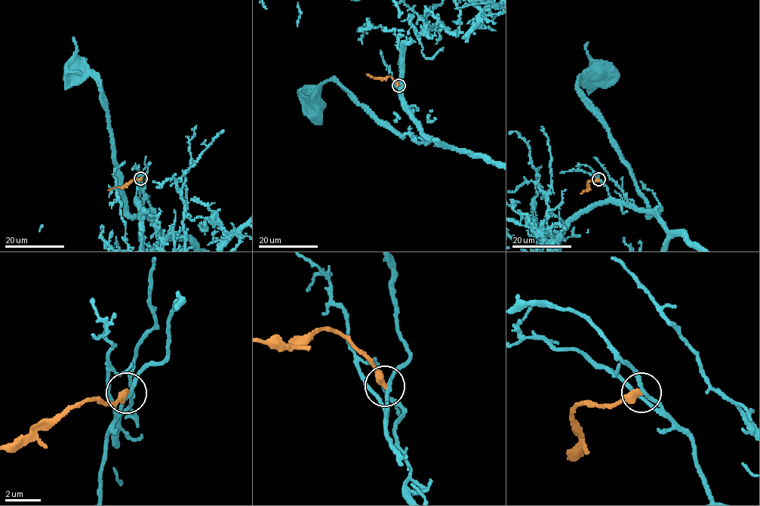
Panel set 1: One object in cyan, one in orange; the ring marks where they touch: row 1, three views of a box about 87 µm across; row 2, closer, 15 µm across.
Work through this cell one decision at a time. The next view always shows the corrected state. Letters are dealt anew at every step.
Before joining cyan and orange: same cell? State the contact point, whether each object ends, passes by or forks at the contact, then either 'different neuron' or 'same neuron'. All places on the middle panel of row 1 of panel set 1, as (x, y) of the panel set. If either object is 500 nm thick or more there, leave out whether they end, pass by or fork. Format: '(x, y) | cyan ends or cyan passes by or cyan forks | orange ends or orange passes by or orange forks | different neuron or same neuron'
(398, 85) | cyan passes by | orange ends | different neuron

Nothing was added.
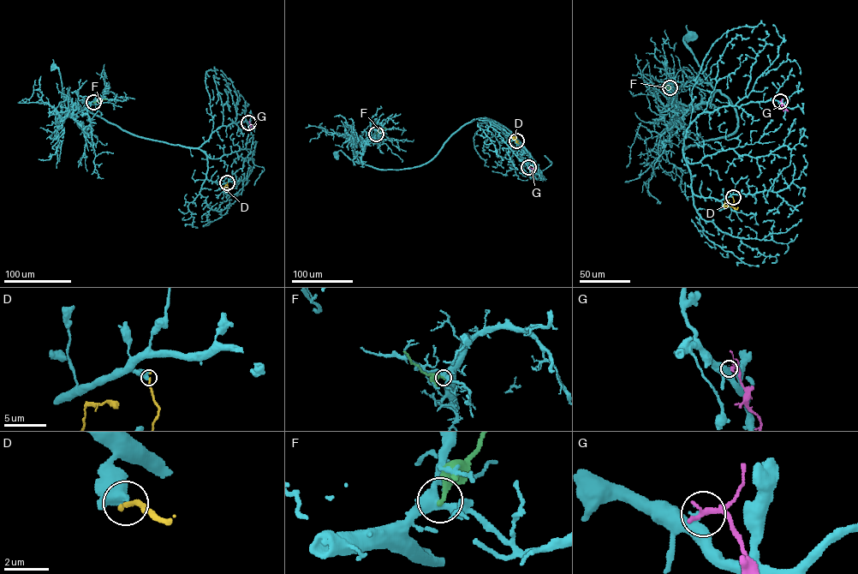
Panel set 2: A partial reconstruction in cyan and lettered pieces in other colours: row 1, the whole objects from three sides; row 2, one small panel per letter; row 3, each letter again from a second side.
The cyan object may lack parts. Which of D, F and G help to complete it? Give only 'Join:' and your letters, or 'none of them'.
Join: none of them

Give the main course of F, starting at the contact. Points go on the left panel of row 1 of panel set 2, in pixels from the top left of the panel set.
F: (93, 102), (106, 98)

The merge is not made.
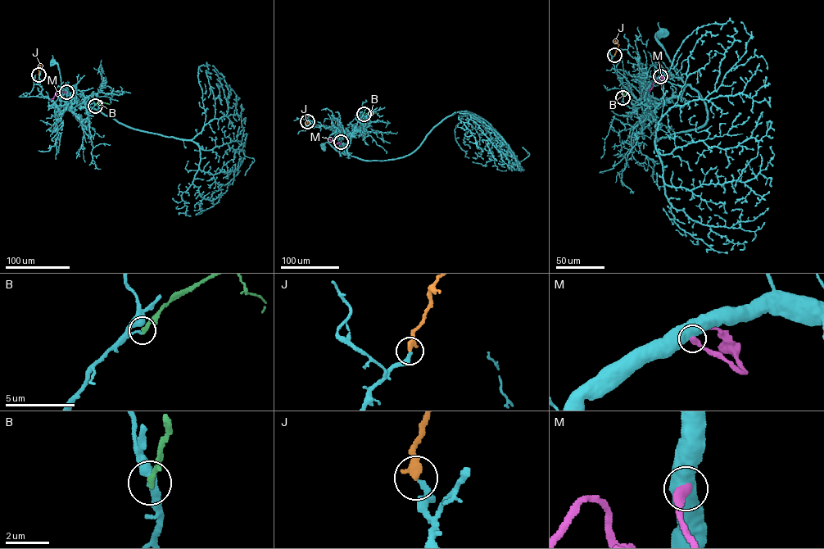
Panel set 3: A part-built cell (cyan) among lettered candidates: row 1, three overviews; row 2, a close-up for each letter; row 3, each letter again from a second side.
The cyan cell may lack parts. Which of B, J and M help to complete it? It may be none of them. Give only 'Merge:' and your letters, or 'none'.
Merge: J

